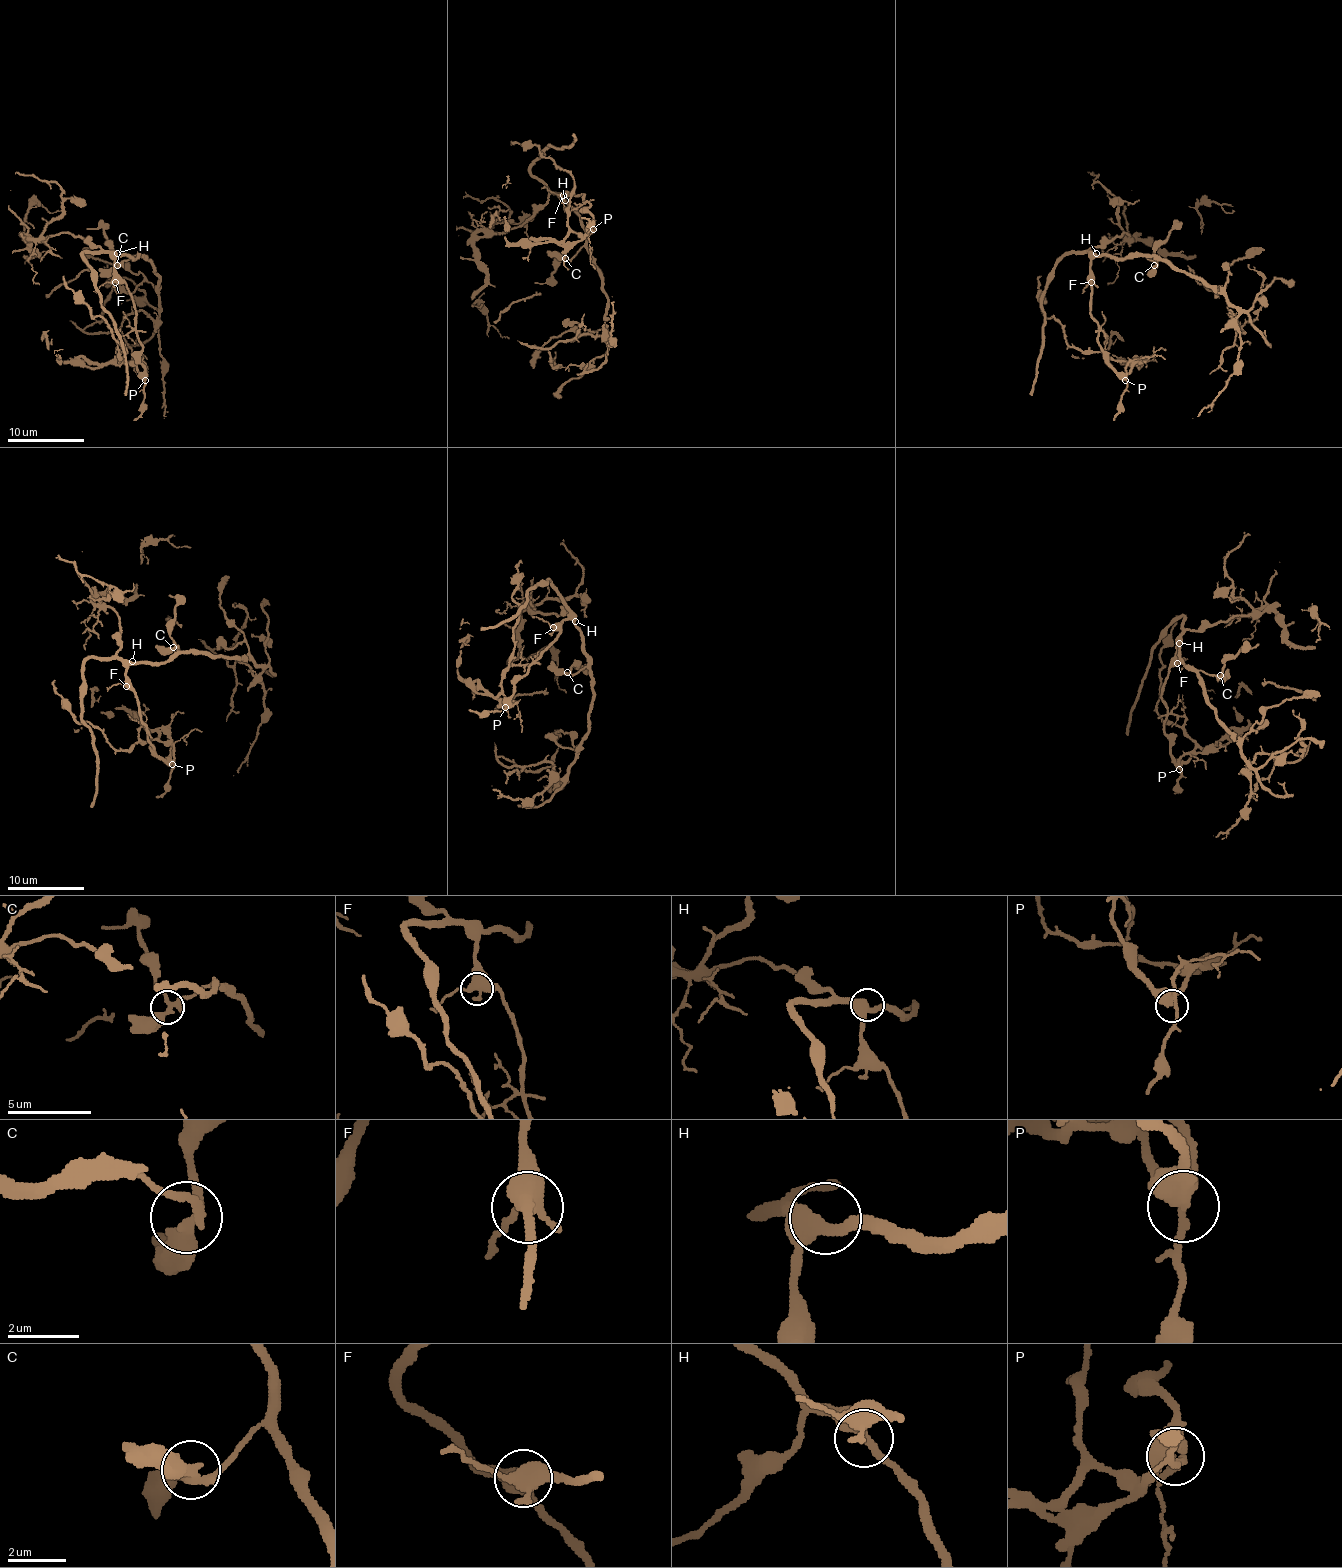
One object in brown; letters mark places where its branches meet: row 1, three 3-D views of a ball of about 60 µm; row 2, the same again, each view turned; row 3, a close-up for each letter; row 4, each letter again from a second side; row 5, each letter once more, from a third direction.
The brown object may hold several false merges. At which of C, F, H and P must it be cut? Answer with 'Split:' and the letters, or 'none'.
Split: P

